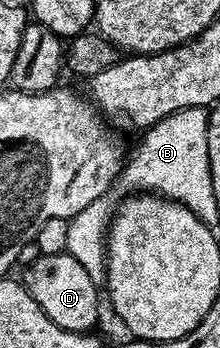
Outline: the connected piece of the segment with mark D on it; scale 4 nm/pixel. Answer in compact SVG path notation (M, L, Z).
M40 255L32 264L24 266L21 273L21 282L26 287L27 292L33 297L33 301L37 301L37 305L45 313L45 317L49 317L49 321L53 321L53 325L57 325L66 331L82 331L90 332L91 327L99 319L99 295L95 292L96 282L91 280L89 275L85 273L85 269L78 263L72 255Z

